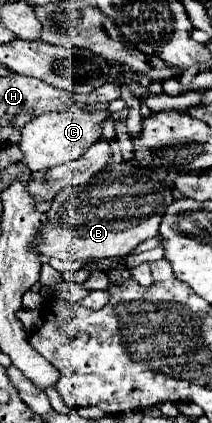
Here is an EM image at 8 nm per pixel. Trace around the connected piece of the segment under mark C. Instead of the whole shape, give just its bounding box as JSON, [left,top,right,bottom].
[18,104,110,172]

